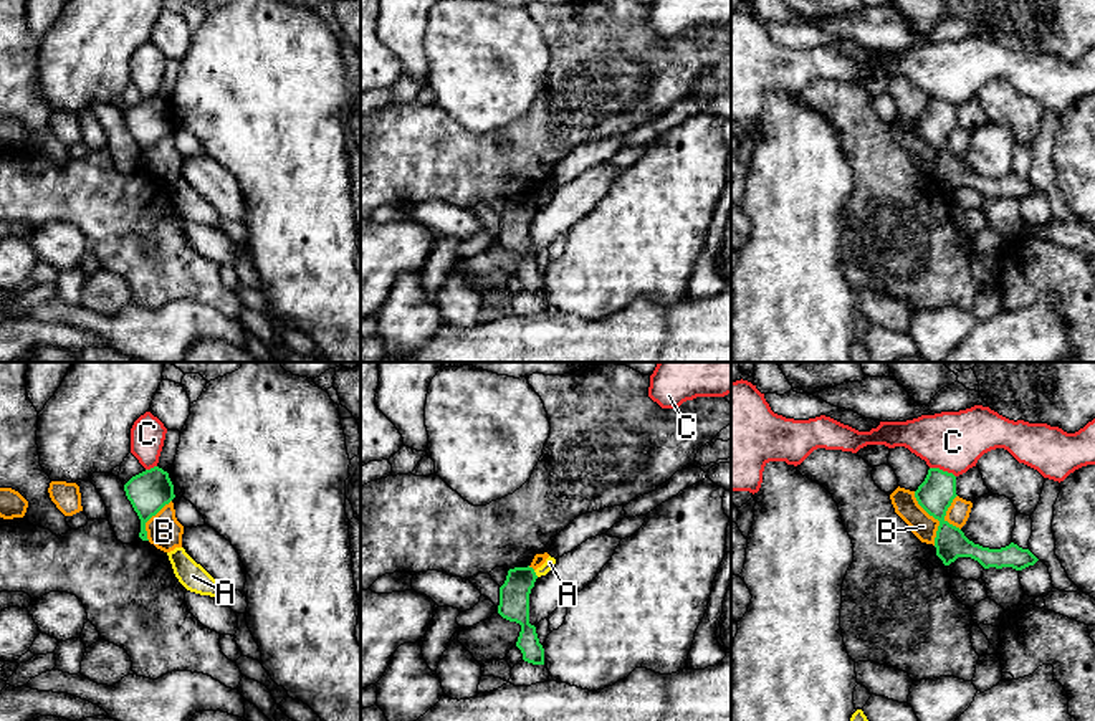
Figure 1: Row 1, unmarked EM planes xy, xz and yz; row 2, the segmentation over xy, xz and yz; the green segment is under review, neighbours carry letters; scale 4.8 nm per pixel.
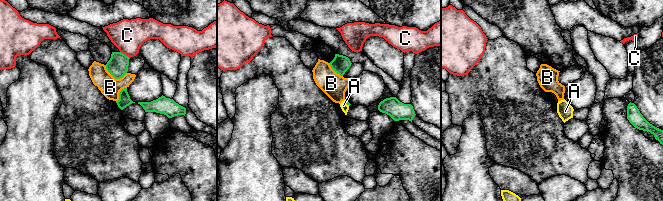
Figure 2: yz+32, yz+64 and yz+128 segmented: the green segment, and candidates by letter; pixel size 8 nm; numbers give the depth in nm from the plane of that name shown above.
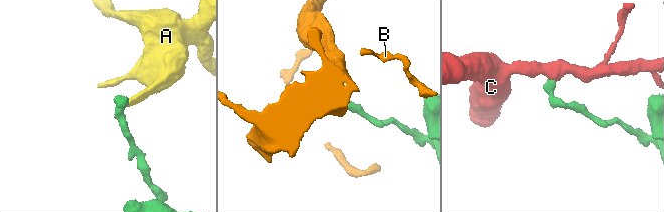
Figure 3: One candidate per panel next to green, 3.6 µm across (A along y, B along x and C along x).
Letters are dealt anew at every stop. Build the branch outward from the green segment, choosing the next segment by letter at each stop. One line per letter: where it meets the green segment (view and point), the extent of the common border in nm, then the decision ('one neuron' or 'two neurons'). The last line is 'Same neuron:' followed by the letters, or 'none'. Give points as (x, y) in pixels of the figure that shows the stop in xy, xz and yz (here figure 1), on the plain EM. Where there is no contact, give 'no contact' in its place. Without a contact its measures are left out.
A: contact xz (535, 204); length 40 nm; two neurons
B: contact yz (935, 148); length 280 nm; two neurons
C: contact yz (941, 100); length 140 nm; two neurons
Same neuron: none

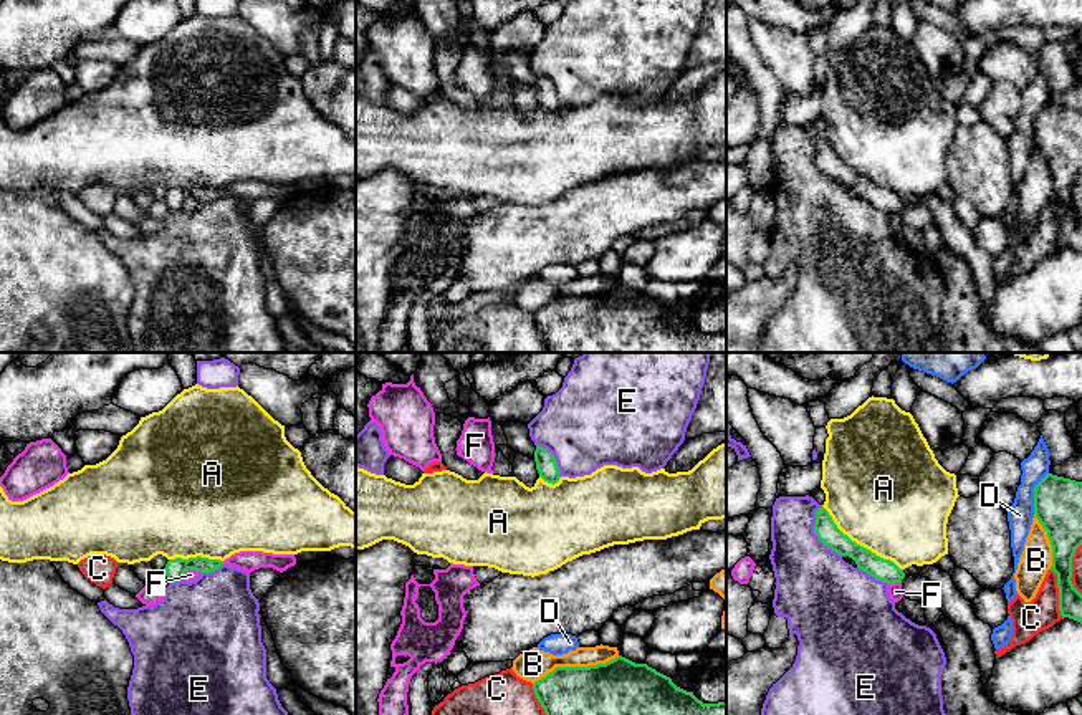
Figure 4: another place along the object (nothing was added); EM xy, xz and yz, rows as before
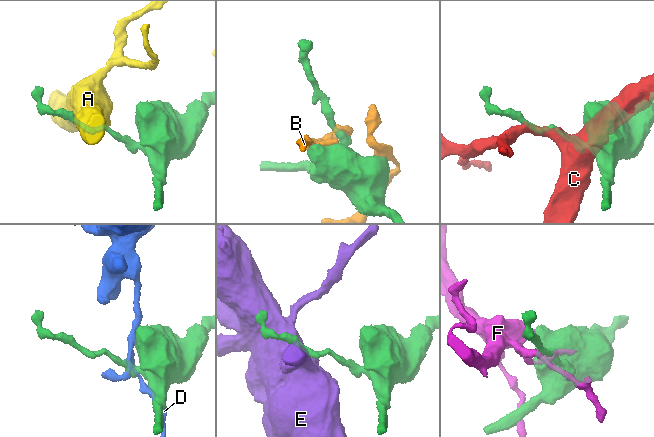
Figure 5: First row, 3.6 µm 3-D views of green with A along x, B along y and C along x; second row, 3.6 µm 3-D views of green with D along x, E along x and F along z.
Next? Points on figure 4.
A: contact yz (859, 174); length 500 nm; one neuron
B: contact xz (574, 297); length 440 nm; two neurons
C: contact yz (1059, 222); length 260 nm; two neurons
D: contact yz (1034, 123); length 220 nm; two neurons
E: contact yz (814, 161); length 280 nm; two neurons
F: contact yz (894, 211); length 70 nm; two neurons
Same neuron: A

